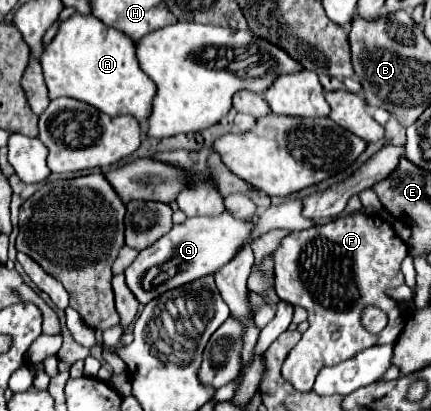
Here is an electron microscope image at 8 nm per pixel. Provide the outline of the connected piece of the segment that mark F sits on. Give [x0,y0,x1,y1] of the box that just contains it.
[275,215,407,391]

